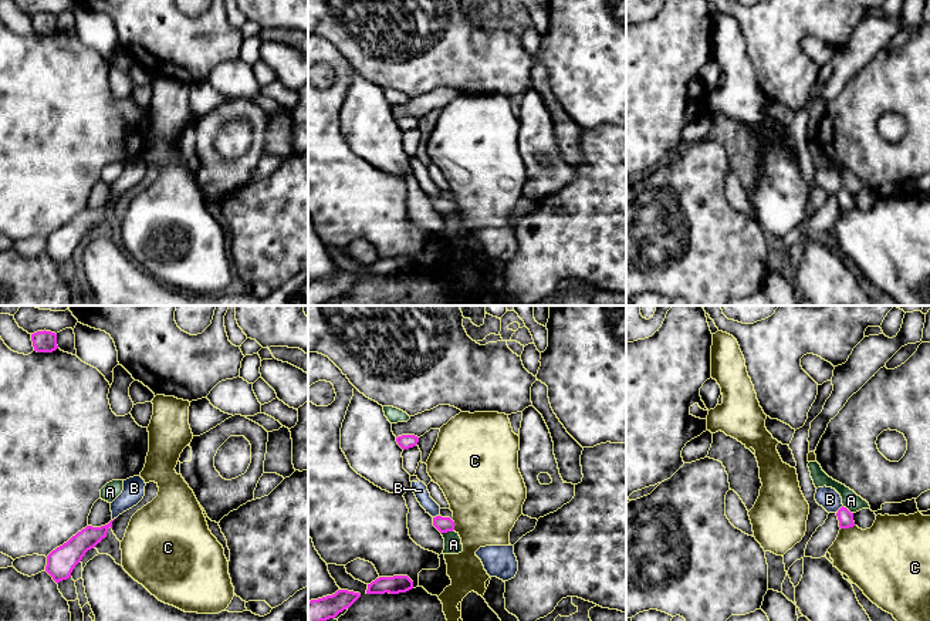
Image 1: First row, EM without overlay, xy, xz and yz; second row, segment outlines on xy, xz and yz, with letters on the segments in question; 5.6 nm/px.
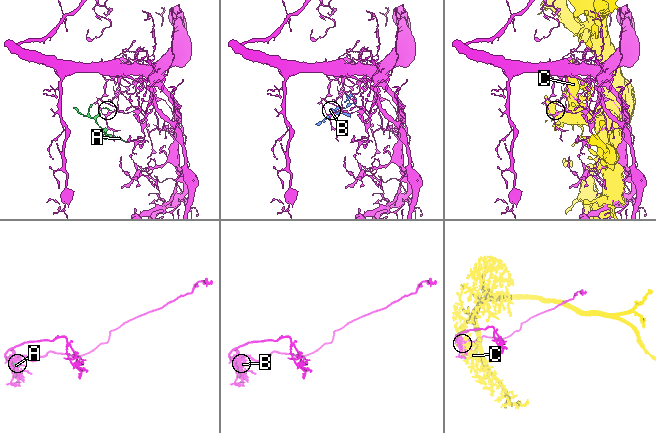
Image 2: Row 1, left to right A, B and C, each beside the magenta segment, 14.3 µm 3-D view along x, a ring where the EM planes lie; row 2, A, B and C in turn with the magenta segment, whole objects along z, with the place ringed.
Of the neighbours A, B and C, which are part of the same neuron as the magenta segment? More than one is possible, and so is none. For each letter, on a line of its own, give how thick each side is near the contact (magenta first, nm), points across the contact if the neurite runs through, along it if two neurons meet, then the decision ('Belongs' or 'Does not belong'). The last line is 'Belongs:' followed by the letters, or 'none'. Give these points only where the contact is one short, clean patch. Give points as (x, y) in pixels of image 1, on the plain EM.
A: Thickness 90 nm (magenta) against 100 nm. Does not belong
B: Thickness 90 nm (magenta) against 120 nm. Boundary: yz (842, 186), (836, 195). Does not belong
C: Thickness 90 nm (magenta) against 360 nm. Does not belong
Belongs: none

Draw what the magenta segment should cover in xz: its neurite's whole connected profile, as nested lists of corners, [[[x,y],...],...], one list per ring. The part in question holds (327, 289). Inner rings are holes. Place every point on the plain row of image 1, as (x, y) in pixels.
[[[338,271],[332,277],[308,283],[308,306],[319,306],[335,300],[339,294],[349,290],[358,280],[359,274]]]

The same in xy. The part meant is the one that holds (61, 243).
[[[114,202],[101,209],[87,207],[47,237],[45,253],[57,266],[70,260],[72,252],[82,242],[85,234],[106,219],[108,210],[112,210],[112,203]]]

